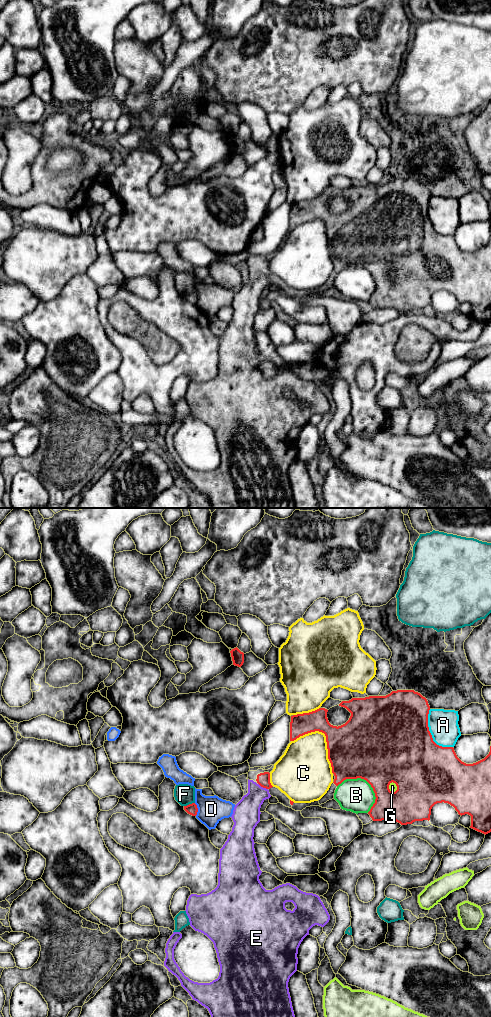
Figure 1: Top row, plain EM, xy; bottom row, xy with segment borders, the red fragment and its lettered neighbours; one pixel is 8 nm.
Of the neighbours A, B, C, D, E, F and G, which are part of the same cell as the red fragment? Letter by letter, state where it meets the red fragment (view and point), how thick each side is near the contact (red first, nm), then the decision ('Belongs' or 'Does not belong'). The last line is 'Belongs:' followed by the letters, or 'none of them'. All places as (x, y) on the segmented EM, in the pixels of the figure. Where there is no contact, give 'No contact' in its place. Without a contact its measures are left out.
A: Touches red at xy (430, 734). Thickness 500 nm (red) against 240 nm. Does not belong
B: Touches red at xy (362, 778). Thickness 500 nm (red) against 280 nm. Does not belong
C: Touches red at xy (326, 737). Thickness 440 nm (red) against 360 nm. Does not belong
D: Touches red at xy (197, 809). Thickness 90 nm (red) against 220 nm. Does not belong
E: Touches red at xy (263, 787). Thickness 110 nm (red) against 220 nm. Belongs
F: Touches red at xy (189, 804). Thickness 90 nm (red) against 170 nm. Does not belong
G: Touches red at xy (397, 787). Thickness 500 nm (red) against 60 nm. Does not belong
Belongs: E

